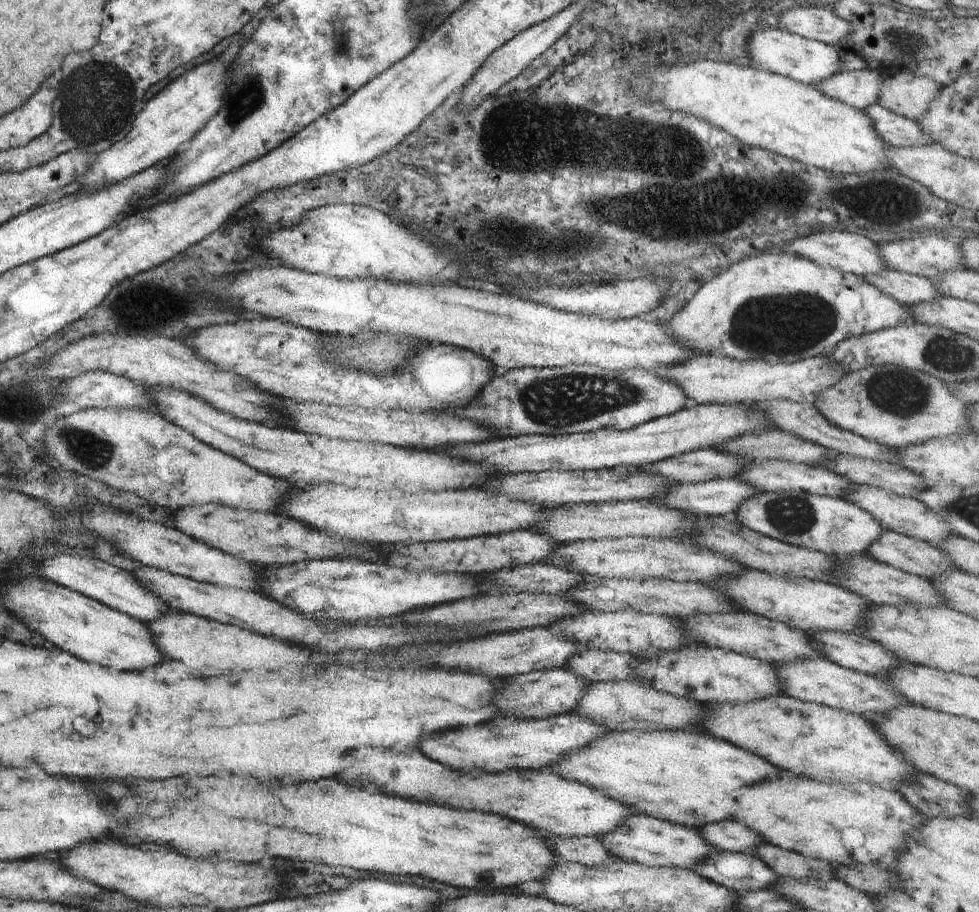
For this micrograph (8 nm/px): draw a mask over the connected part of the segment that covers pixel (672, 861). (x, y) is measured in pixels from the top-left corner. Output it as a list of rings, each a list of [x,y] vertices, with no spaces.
[[[634,812],[633,816],[628,815],[624,822],[615,828],[615,831],[604,835],[602,842],[612,855],[623,861],[633,861],[645,864],[649,867],[674,867],[681,869],[693,870],[696,863],[702,862],[714,849],[700,836],[698,830],[688,826],[672,824],[668,821],[649,817],[648,815],[638,814]]]

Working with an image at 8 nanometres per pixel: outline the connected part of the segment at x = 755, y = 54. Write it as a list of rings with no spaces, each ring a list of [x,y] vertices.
[[[768,27],[753,32],[752,36],[749,36],[745,49],[752,66],[757,69],[784,75],[806,85],[815,85],[835,72],[842,71],[842,59],[832,45],[804,38],[784,28]]]

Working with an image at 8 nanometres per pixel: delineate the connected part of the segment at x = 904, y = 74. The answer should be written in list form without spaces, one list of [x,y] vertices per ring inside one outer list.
[[[900,70],[883,76],[877,103],[890,112],[918,122],[928,107],[932,107],[941,89],[942,86],[930,76]]]

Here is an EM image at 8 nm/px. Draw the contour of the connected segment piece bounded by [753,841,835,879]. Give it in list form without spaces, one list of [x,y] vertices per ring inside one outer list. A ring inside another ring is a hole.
[[[764,841],[755,845],[753,854],[780,877],[795,879],[834,879],[834,866],[828,861],[804,858],[802,854],[787,851]]]

